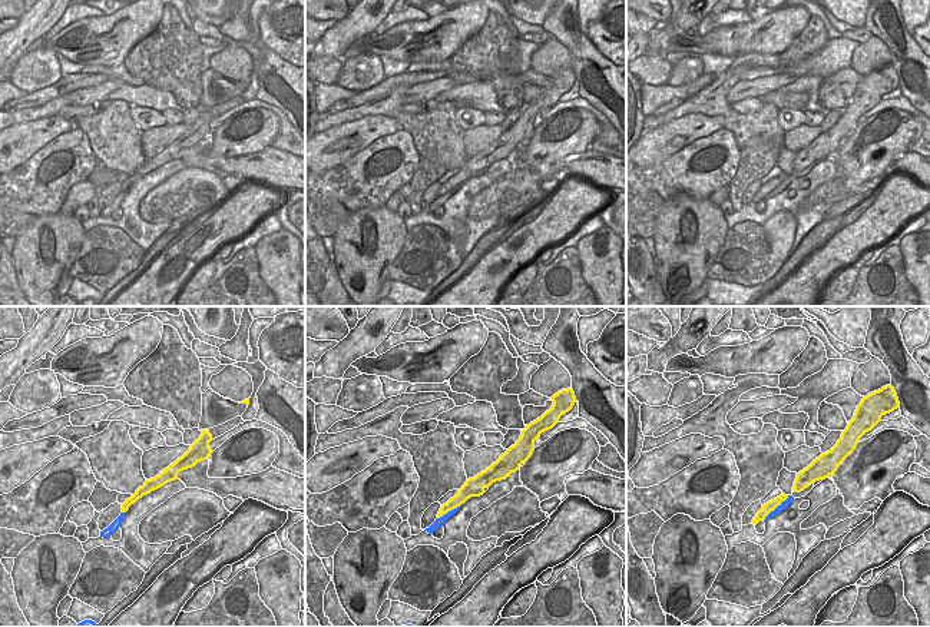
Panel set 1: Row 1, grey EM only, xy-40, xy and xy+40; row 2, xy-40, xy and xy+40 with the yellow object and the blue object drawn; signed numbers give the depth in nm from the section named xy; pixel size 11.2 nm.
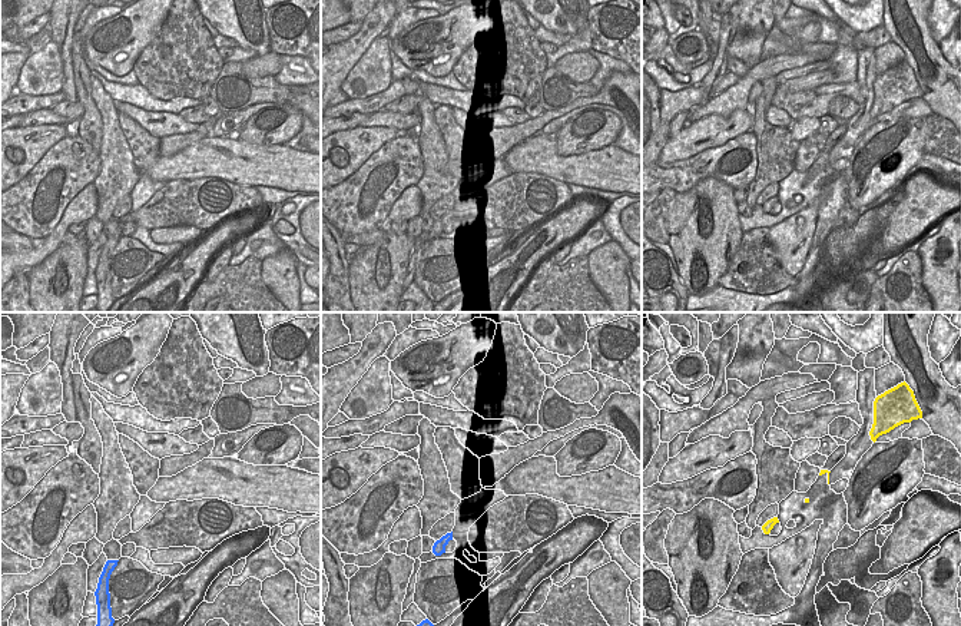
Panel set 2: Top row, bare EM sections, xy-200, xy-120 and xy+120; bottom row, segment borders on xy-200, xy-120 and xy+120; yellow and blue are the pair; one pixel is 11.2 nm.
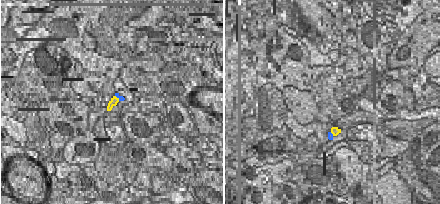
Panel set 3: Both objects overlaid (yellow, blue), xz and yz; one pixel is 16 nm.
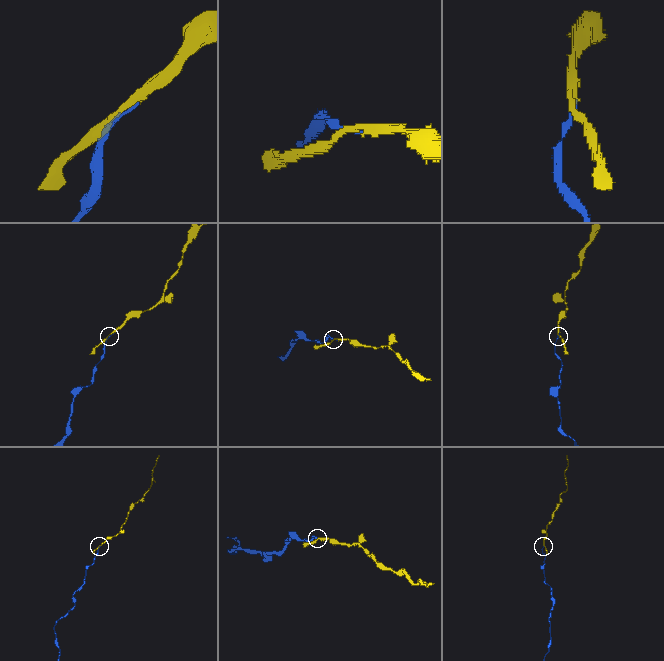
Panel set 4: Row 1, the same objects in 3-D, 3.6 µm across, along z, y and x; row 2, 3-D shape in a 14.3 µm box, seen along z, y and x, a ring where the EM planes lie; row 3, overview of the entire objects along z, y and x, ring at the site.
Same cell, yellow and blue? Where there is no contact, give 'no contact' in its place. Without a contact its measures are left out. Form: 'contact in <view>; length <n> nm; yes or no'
contact in xy+40; length 420 nm; yes

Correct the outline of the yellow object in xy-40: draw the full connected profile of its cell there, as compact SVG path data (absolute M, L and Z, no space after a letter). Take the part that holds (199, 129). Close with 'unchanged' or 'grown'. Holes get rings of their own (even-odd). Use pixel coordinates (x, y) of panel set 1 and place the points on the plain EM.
M203 109L201 116L191 125L191 127L178 137L173 143L165 147L155 157L146 159L136 172L122 183L122 192L126 192L132 183L135 183L143 175L150 173L152 170L163 166L165 163L178 159L178 153L183 149L195 146L198 142L205 140L211 136L212 129L209 122L212 115L209 110Z; unchanged

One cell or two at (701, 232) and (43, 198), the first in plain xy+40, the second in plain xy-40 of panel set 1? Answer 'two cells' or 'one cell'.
two cells

